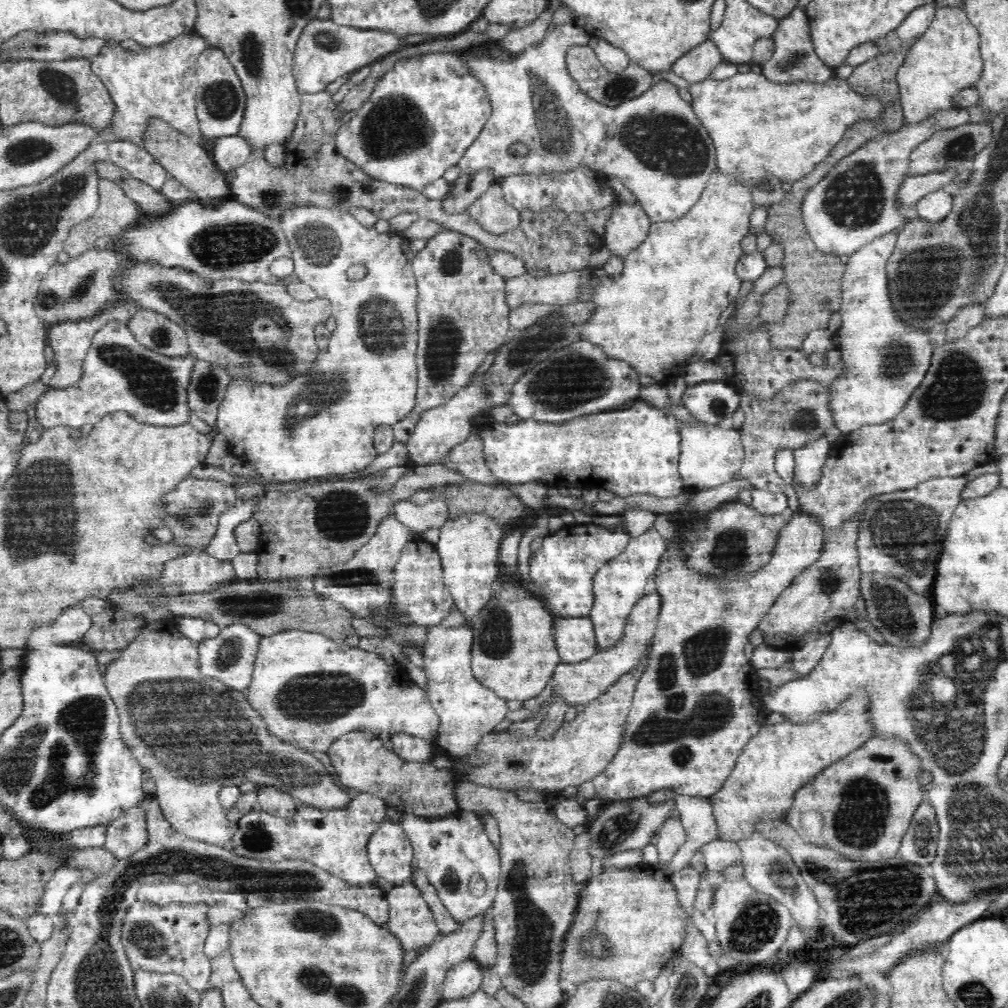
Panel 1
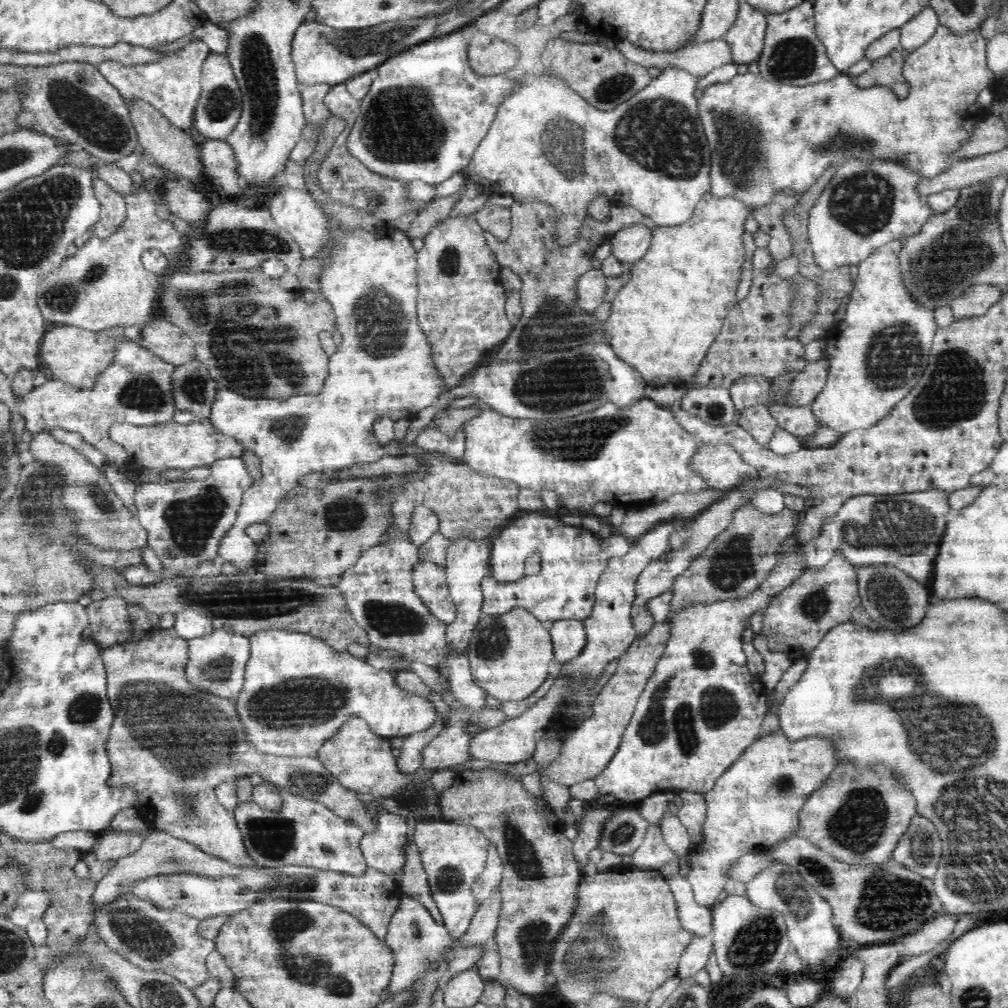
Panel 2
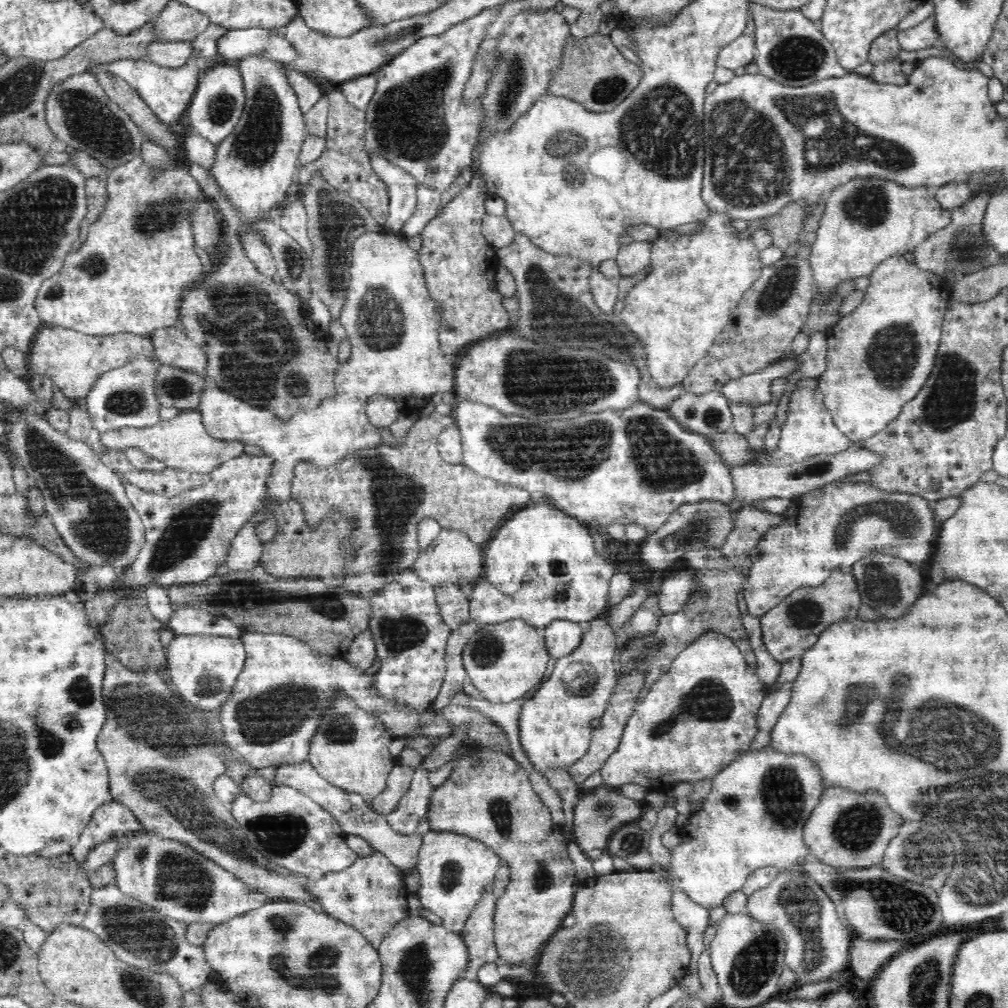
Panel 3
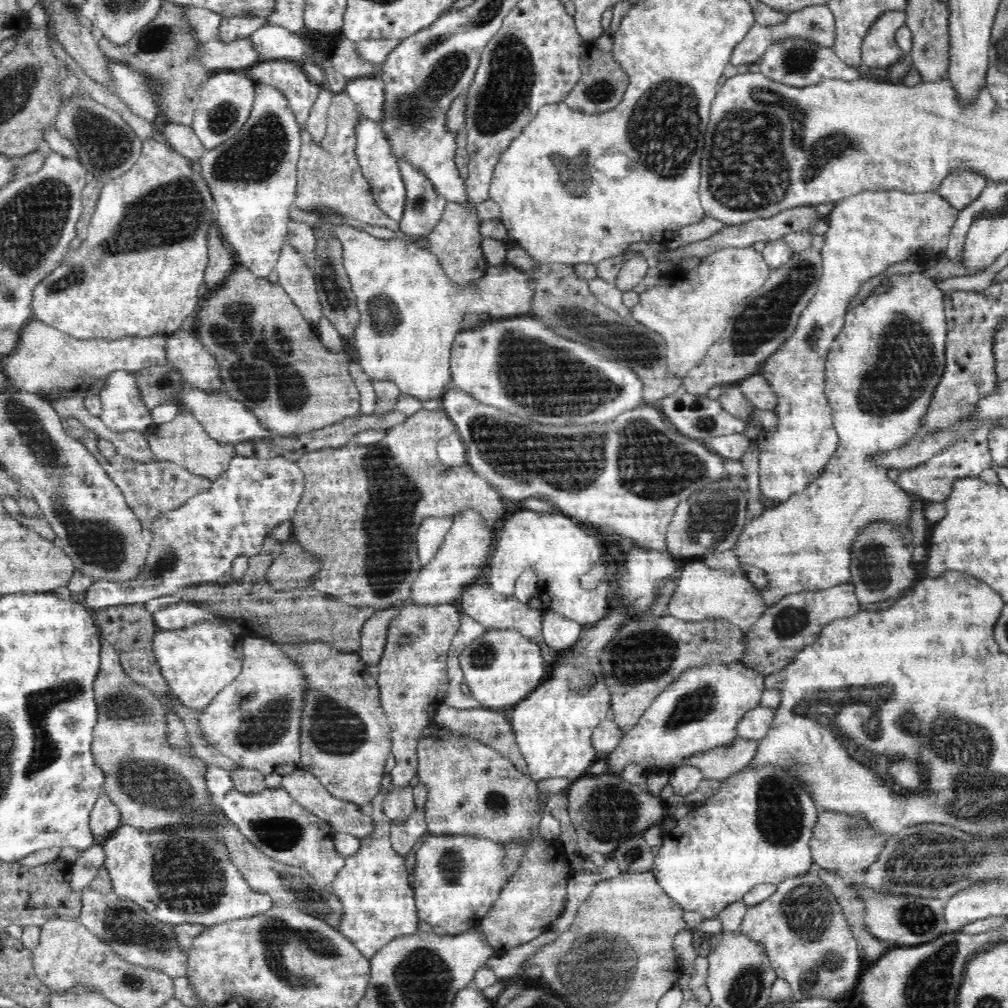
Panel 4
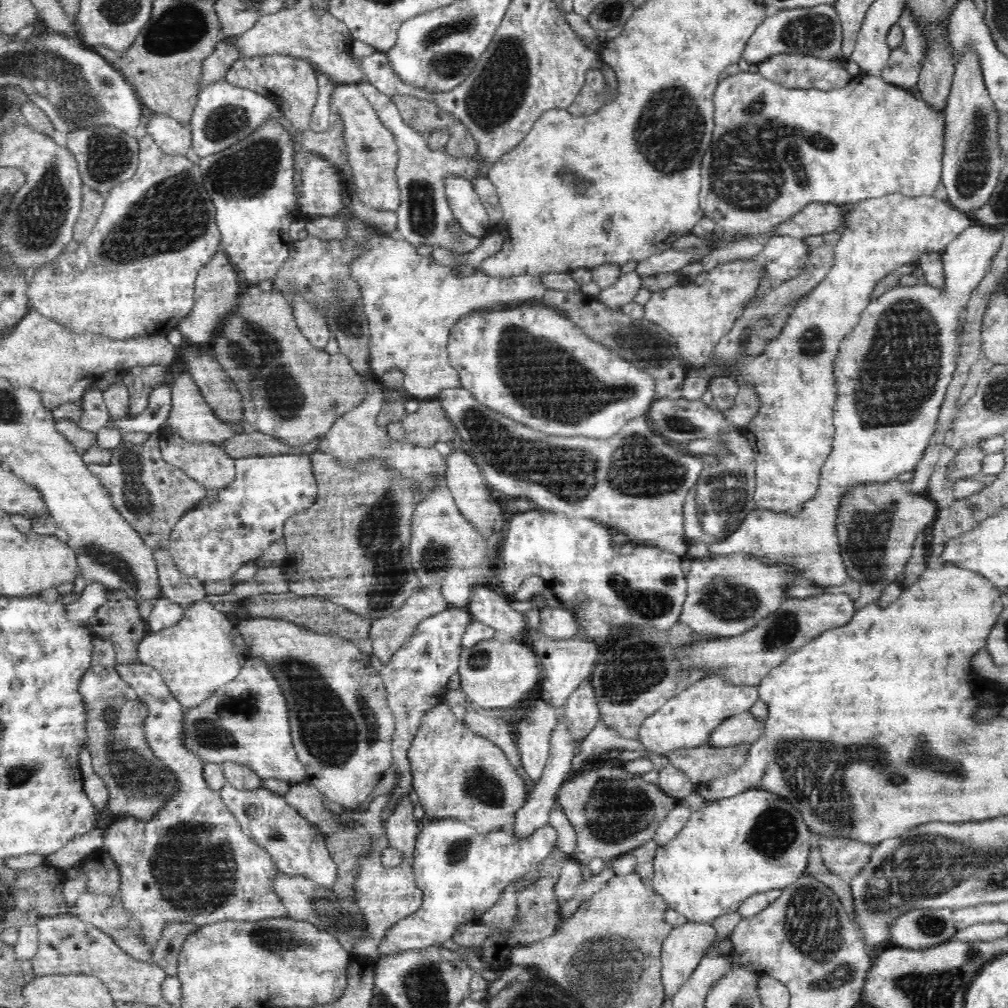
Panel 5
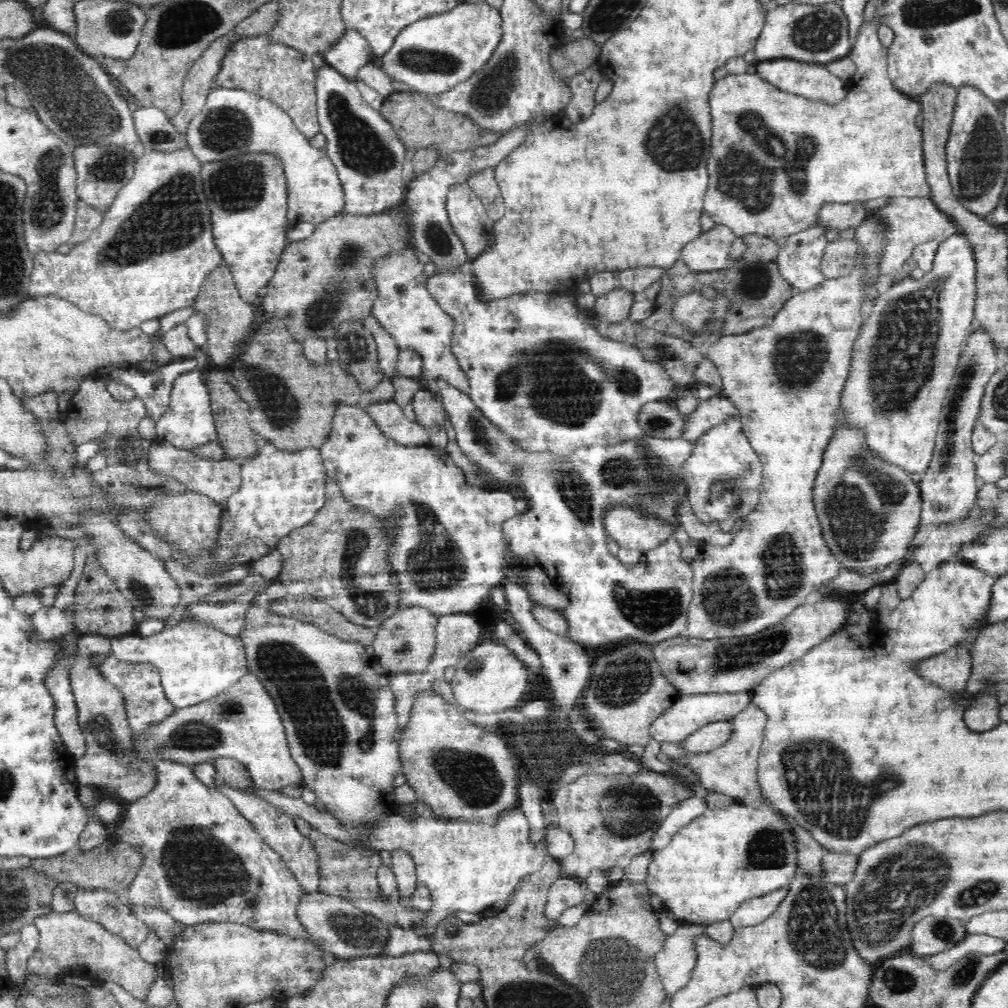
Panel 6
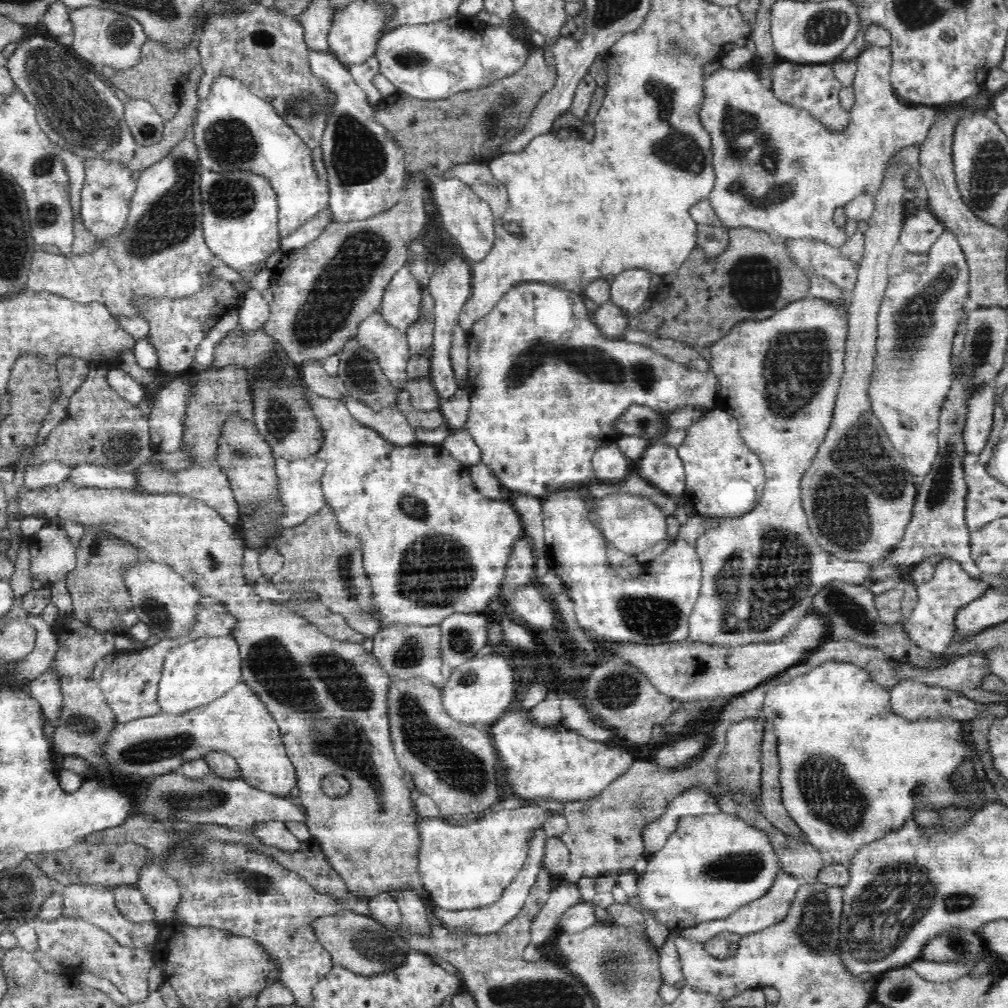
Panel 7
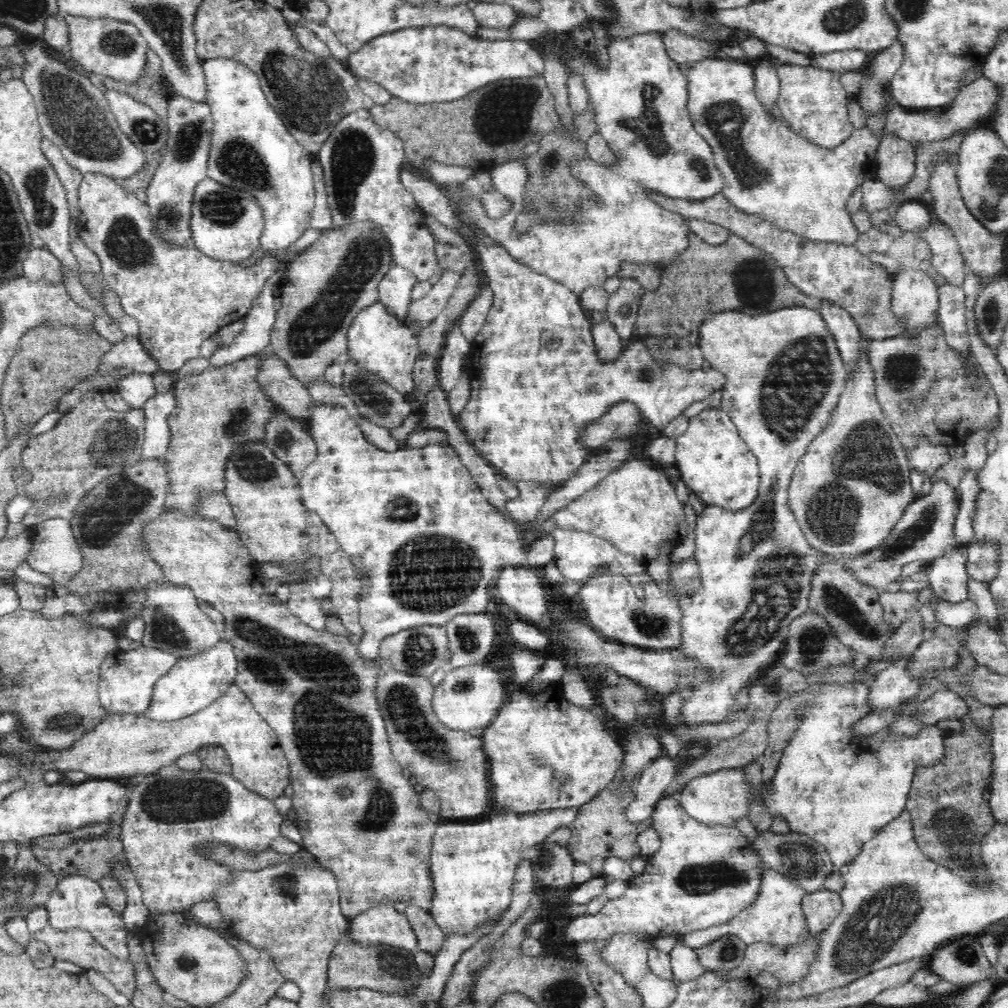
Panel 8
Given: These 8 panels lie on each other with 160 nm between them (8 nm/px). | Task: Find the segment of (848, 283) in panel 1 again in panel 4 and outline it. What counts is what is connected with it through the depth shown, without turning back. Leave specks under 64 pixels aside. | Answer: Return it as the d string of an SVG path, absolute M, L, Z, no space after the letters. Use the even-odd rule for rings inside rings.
M922 273L894 274L887 290L871 295L861 305L849 307L844 326L826 356L825 388L839 436L838 448L814 482L784 504L764 507L760 514L747 519L734 552L741 564L766 571L769 586L761 590L768 607L790 594L822 591L851 582L851 544L864 525L888 521L902 527L902 539L911 546L910 507L913 502L906 491L888 477L888 467L876 465L874 454L896 450L918 434L930 400L946 370L946 315L944 291L934 279Z

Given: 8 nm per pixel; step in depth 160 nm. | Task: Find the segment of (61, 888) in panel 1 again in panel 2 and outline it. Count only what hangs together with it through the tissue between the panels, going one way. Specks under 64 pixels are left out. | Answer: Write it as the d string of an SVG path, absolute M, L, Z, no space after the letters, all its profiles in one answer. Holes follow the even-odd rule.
M26 890L17 898L14 908L7 914L9 919L20 928L43 918L50 906L53 892L43 890Z

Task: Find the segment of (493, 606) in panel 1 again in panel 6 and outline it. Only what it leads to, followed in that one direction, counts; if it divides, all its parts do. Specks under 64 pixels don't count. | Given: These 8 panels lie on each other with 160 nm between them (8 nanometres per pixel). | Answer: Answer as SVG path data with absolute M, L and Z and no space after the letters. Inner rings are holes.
M486 638L457 664L451 687L460 709L466 708L476 714L494 714L522 704L520 700L528 686L527 678L526 667L508 650L504 641Z

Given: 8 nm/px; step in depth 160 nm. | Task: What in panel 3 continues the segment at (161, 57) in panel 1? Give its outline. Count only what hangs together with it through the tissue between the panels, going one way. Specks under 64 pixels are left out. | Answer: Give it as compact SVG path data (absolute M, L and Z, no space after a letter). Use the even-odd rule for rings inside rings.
M211 22L210 26L198 38L194 38L190 42L194 47L194 52L192 52L190 62L182 68L166 68L158 66L150 60L122 59L109 63L108 70L119 76L120 79L124 79L138 93L142 100L146 102L146 105L150 107L154 116L158 117L158 121L169 126L174 125L192 103L198 81L208 68L214 64L213 60L218 53L218 40L226 32L228 32L228 29Z

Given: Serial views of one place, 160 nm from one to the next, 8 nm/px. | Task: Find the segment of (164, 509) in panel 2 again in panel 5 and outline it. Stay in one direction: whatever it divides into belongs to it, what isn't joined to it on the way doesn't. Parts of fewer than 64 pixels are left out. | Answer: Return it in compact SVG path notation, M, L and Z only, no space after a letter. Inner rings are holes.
M283 454L276 456L247 456L235 458L236 480L220 492L207 495L192 509L184 513L170 532L170 556L178 571L202 583L208 580L226 580L242 565L255 561L265 550L284 536L286 520L310 508L318 498L318 485L310 463L311 454ZM100 583L87 585L76 602L66 605L66 619L72 623L85 624L90 618L95 617L98 610L108 602L108 596L114 591Z

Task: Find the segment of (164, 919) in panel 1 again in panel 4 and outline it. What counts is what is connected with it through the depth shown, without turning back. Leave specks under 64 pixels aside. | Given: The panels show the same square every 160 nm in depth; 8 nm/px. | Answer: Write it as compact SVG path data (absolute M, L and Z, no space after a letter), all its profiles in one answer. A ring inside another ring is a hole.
M88 887L81 894L81 903L78 920L82 926L108 943L122 960L162 971L172 978L186 977L188 953L178 946L173 925L152 918L141 906L120 898L115 891L102 893Z

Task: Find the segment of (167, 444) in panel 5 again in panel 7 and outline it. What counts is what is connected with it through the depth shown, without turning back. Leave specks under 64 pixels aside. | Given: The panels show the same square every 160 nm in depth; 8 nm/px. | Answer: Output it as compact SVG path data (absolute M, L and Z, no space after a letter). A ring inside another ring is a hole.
M216 462L206 466L190 466L172 474L165 468L145 463L138 468L138 483L146 493L172 494L190 496L192 500L201 500L213 508L222 518L233 527L239 522L237 501L234 500L228 477L221 471Z

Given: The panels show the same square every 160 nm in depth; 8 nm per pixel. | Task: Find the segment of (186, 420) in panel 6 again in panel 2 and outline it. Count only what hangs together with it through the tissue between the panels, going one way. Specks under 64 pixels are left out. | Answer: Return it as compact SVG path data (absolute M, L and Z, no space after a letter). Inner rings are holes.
M287 184L271 199L269 211L276 224L296 240L302 249L302 260L312 259L324 247L330 247L330 260L324 264L320 274L320 292L332 305L338 322L337 330L344 340L330 358L330 374L318 394L298 394L288 400L274 400L250 398L218 388L209 416L212 426L220 434L235 438L244 450L254 452L261 462L260 475L242 496L242 506L238 509L236 520L224 534L218 548L218 561L230 562L247 570L253 569L257 545L246 534L246 528L256 522L266 523L282 496L298 484L301 476L311 472L336 472L352 465L380 460L384 450L375 437L373 424L381 416L390 417L394 422L402 417L411 417L413 413L432 405L445 384L434 367L430 341L426 340L421 326L418 326L417 250L406 233L385 225L375 232L356 228L355 232L350 233L349 229L343 229L340 235L338 229L342 226L335 220L327 220L323 208L318 206L307 190L291 188Z

